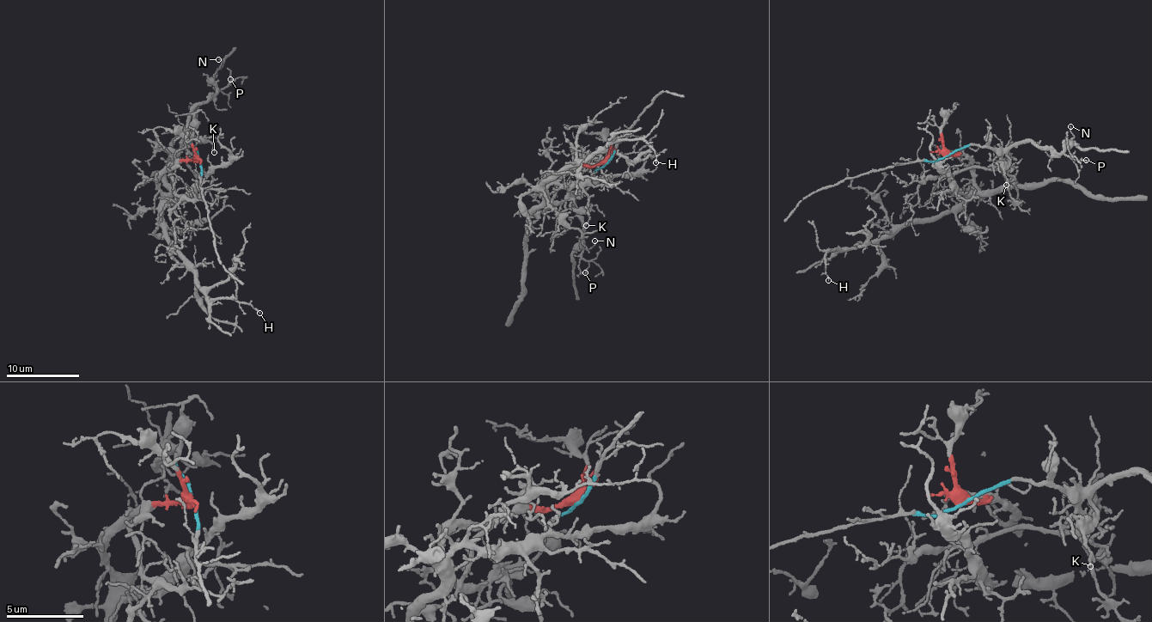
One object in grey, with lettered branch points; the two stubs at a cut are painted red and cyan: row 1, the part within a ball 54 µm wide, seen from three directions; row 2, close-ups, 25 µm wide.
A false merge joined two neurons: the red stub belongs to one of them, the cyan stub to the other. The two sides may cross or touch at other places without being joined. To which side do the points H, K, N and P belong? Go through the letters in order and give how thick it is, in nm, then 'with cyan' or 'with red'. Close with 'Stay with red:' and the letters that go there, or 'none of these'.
H: calibre 110 nm; with red
K: calibre 140 nm; with cyan
N: calibre 100 nm; with cyan
P: calibre 150 nm; with cyan
Stay with red: H

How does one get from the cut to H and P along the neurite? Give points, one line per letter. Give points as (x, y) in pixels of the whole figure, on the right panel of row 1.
H: (947, 155), (958, 152), (971, 161), (974, 190), (941, 216), (829, 251), (824, 256), (829, 280)
P: (947, 155), (972, 145), (1002, 150), (1030, 142), (1073, 160), (1086, 161)

